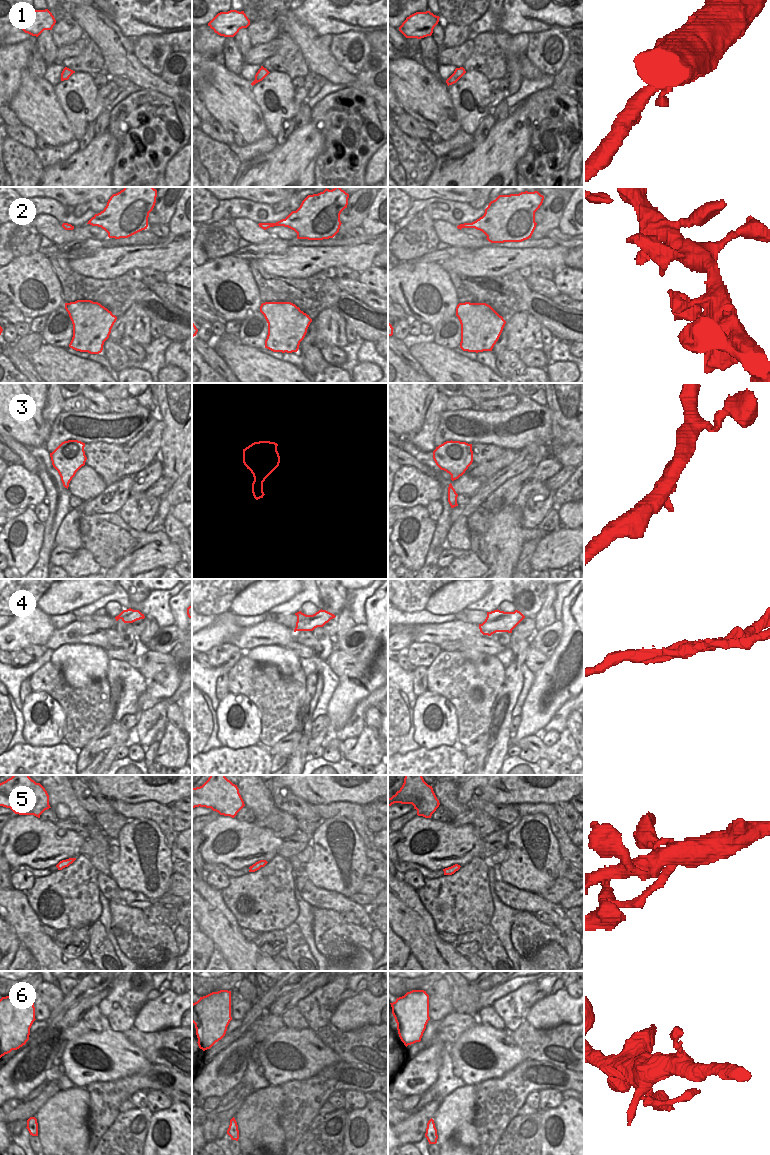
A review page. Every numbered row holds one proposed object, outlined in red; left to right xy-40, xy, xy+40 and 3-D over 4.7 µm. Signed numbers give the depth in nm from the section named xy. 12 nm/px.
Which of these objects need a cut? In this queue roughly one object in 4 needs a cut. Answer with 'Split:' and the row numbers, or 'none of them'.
Split: 4, 5

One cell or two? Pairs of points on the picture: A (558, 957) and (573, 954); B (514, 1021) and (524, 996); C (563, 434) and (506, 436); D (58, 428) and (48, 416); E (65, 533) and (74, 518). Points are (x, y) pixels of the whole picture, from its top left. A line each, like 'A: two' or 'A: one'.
A: two
B: one
C: two
D: two
E: one

